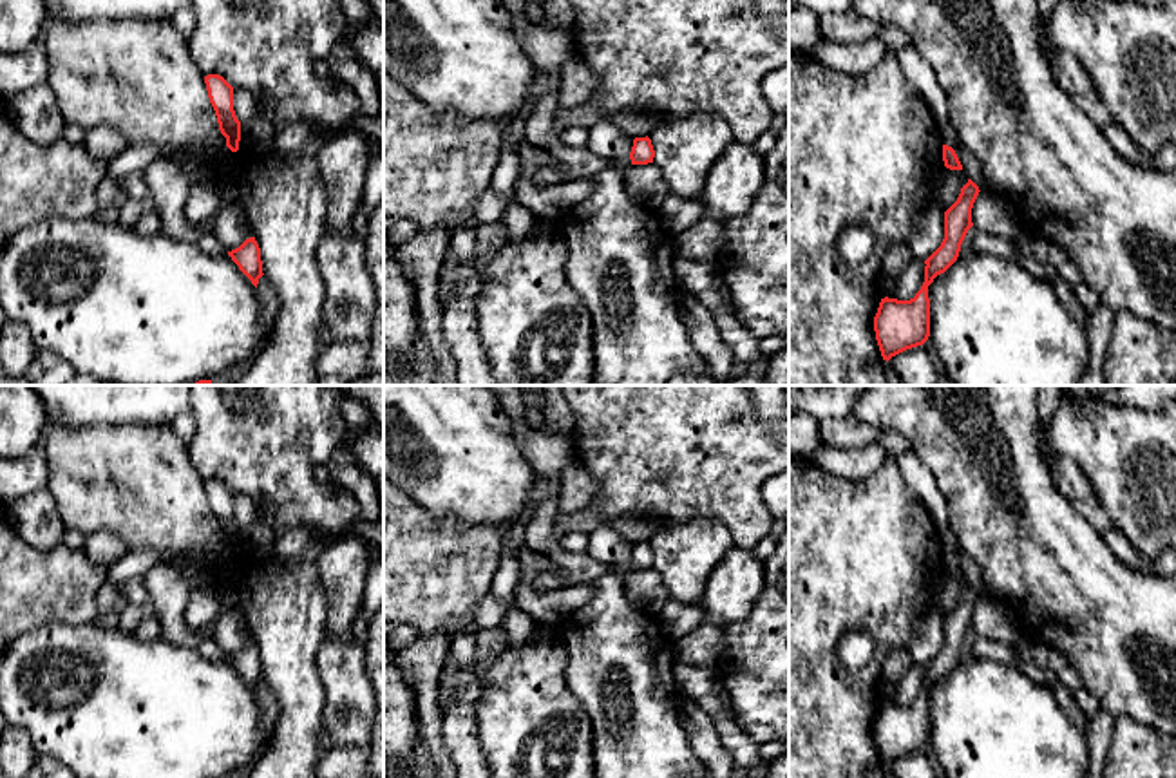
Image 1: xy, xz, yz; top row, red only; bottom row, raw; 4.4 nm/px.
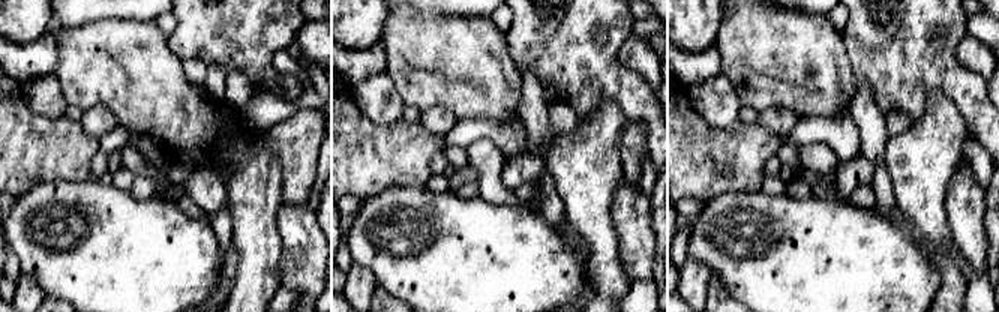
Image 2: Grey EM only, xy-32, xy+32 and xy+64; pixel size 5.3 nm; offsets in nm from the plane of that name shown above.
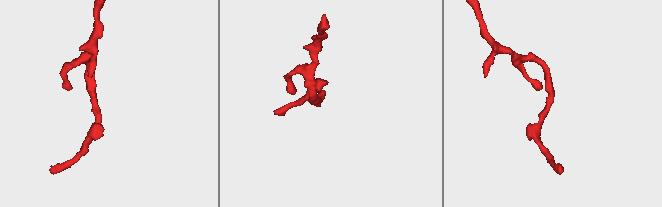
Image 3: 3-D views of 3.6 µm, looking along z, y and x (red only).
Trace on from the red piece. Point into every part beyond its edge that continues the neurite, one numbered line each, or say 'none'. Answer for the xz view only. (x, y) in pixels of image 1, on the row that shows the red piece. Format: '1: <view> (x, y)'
none

